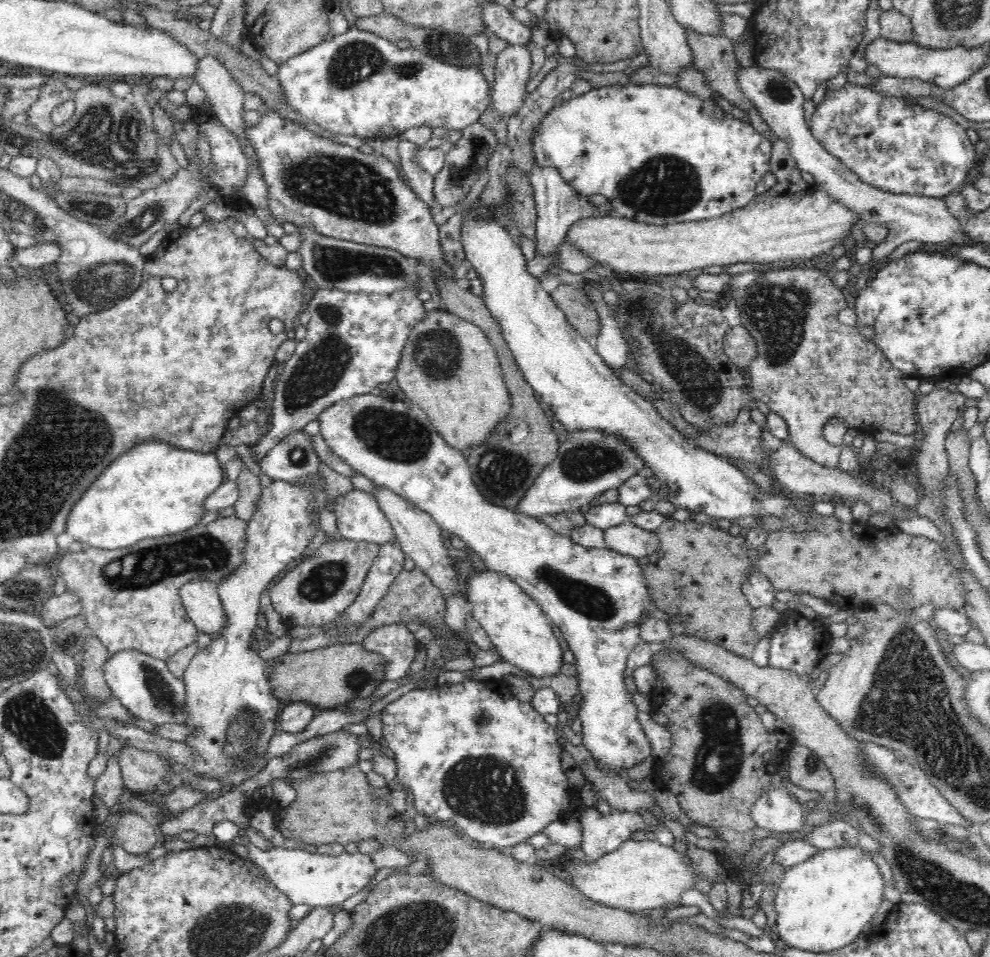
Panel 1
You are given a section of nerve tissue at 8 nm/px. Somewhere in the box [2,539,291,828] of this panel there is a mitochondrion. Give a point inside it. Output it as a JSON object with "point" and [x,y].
{"point":[239,743]}

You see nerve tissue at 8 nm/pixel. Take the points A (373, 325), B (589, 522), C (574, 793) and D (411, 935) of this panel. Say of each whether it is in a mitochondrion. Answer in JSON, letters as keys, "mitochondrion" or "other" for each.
{"A":"other","B":"other","C":"other","D":"mitochondrion"}

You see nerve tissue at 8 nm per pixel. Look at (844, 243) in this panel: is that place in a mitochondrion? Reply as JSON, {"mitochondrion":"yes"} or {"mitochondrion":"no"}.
{"mitochondrion":"no"}

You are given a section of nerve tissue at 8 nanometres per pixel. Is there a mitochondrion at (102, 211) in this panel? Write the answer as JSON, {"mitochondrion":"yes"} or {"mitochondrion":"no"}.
{"mitochondrion":"yes"}

